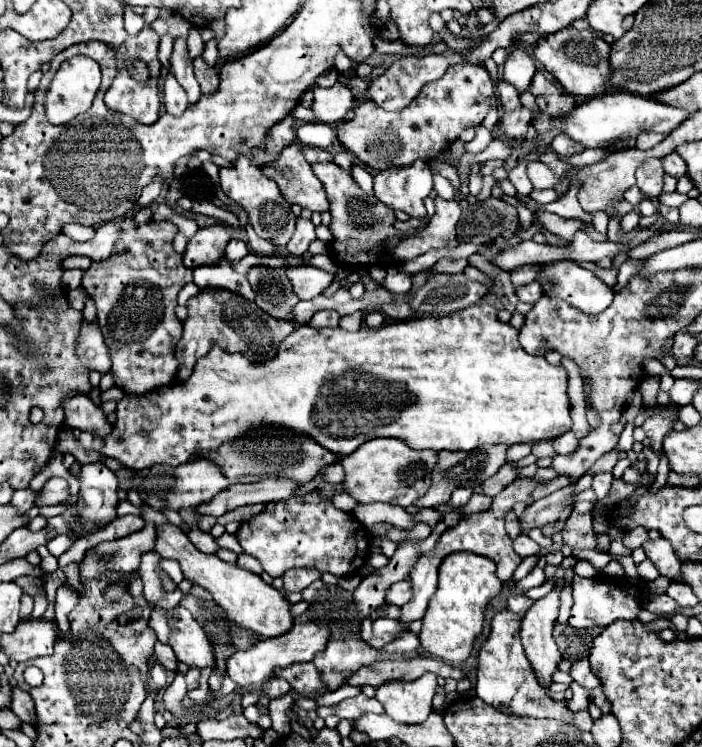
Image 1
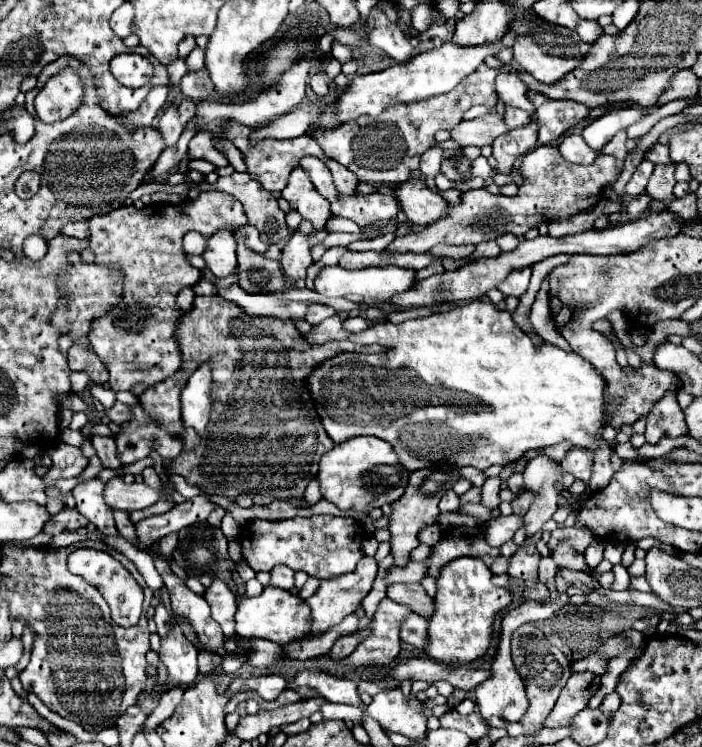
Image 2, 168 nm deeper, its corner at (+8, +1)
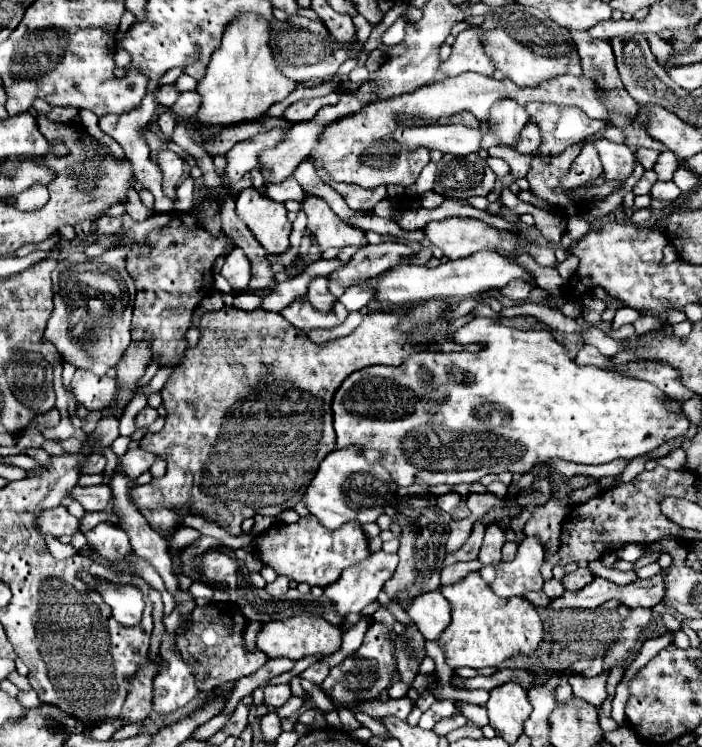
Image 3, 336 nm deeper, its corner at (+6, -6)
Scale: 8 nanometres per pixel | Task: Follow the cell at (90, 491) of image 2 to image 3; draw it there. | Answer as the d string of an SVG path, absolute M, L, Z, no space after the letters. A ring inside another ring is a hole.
M101 523L95 529L85 533L87 543L105 559L109 561L121 561L131 553L131 543L127 543L127 533L109 523Z

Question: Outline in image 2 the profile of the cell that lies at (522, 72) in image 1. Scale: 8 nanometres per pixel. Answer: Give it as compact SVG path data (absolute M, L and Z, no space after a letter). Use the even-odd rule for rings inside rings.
M501 72L497 76L497 94L509 106L517 106L529 114L535 112L533 102L527 100L527 88L519 72Z

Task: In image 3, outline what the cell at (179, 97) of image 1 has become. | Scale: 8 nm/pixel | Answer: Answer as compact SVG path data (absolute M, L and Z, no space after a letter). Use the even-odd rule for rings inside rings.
M163 151L163 153L157 153L157 163L163 171L163 193L175 201L177 199L175 189L179 187L183 175L185 175L183 173L185 159L173 151Z

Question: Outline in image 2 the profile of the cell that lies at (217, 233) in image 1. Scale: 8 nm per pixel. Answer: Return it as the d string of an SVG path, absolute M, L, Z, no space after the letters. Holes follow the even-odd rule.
M225 230L215 232L207 240L207 248L201 256L207 262L207 268L213 272L213 276L225 278L237 268L235 248L237 248L237 244L233 240L233 234L225 232Z

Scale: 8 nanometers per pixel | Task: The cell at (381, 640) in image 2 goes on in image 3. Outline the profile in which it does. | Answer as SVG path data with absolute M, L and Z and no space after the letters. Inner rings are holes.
M381 607L373 615L373 623L367 629L367 635L363 639L363 645L357 649L355 657L347 657L341 665L331 667L327 679L321 683L321 689L333 697L339 703L353 703L353 701L369 701L377 699L389 685L395 673L395 657L393 657L393 623L395 618L387 610Z

